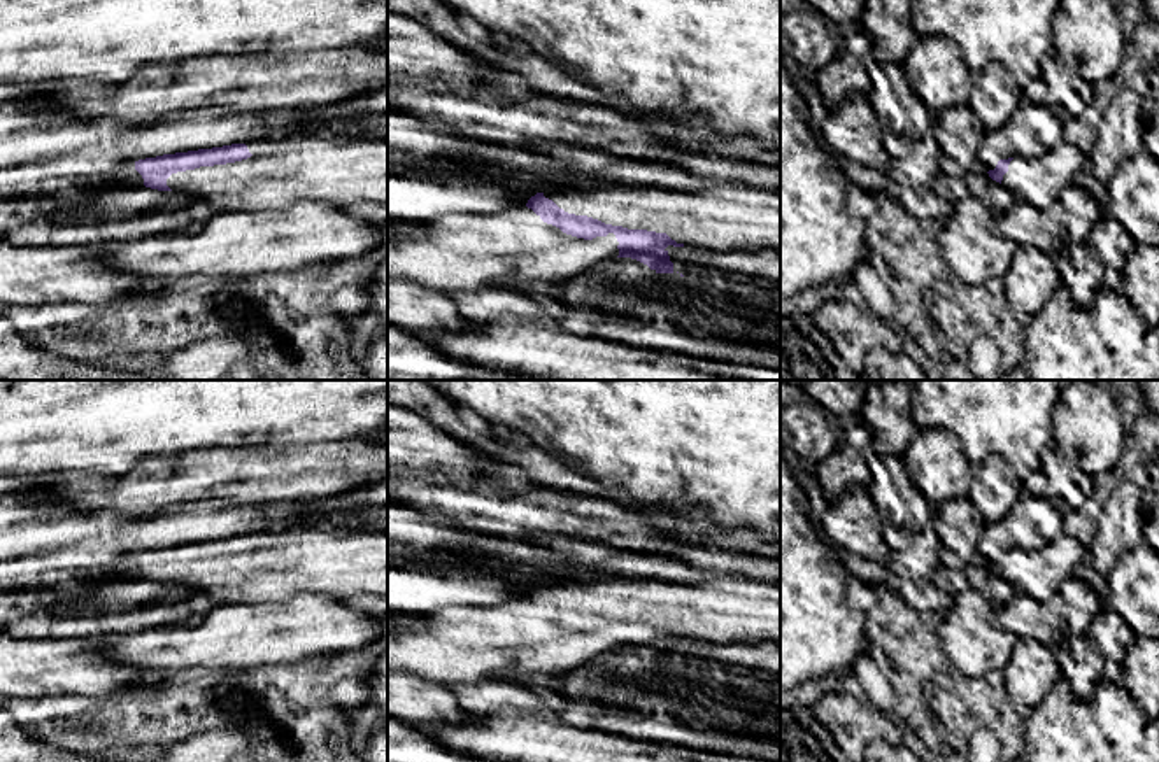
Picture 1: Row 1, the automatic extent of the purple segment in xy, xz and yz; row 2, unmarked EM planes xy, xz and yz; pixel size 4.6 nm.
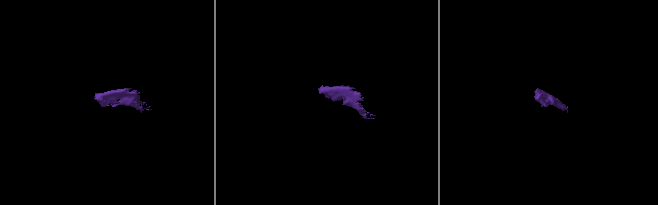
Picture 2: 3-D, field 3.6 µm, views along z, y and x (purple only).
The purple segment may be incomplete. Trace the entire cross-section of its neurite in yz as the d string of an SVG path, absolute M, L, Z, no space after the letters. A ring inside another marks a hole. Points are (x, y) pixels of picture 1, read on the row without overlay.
M1061 533L1040 550L999 552L989 569L1003 576L1008 585L1038 603L1049 603L1073 569L1084 562L1085 548L1077 538Z

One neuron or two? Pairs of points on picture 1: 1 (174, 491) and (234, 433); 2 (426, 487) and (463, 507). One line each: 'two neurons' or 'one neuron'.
1: two neurons
2: one neuron

